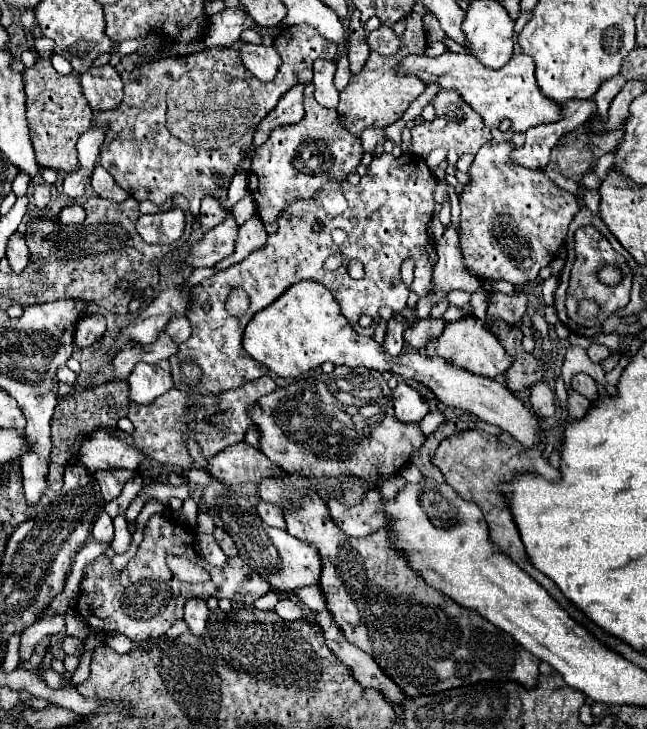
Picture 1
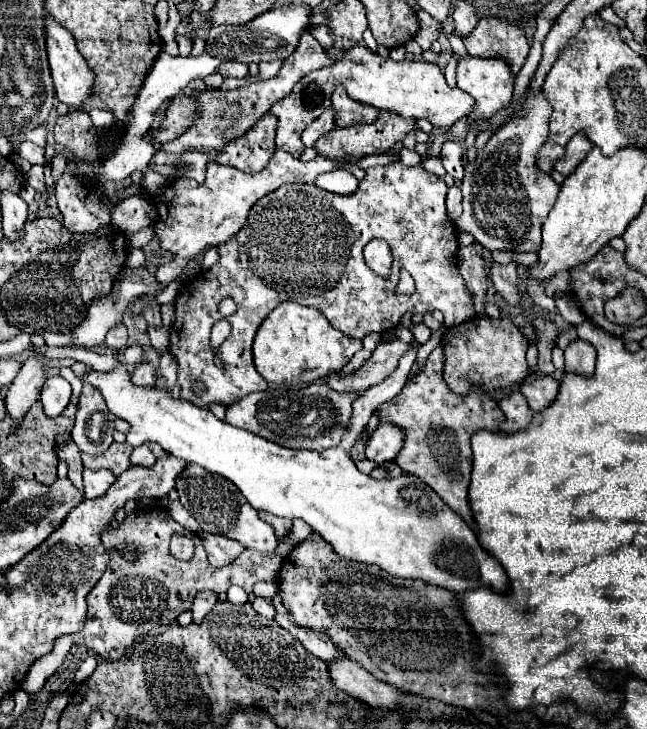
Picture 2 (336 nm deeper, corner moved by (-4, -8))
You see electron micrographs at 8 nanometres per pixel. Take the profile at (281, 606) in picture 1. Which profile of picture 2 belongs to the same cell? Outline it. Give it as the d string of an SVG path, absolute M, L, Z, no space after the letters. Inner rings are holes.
M255 597L253 599L253 609L263 615L265 619L273 619L275 617L275 607L273 607L273 601L271 599L263 599L263 597Z

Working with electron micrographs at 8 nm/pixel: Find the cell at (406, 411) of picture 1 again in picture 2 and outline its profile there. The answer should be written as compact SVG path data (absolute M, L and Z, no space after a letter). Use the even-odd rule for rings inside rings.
M381 421L371 441L367 443L367 459L375 463L393 461L403 445L403 431L397 425Z

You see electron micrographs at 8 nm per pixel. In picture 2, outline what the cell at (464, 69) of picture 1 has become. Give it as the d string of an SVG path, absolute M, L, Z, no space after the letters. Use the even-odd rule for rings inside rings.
M353 45L343 53L343 59L337 59L333 65L305 75L287 95L271 107L271 113L277 117L277 135L275 145L293 157L299 157L305 145L301 143L301 131L309 125L309 119L317 119L331 103L331 93L338 85L343 85L353 100L365 105L373 105L379 111L397 113L401 117L425 117L435 129L449 129L473 107L473 99L463 93L459 87L449 87L445 75L437 63L427 61L393 61L383 59L377 53L369 51L365 45Z

